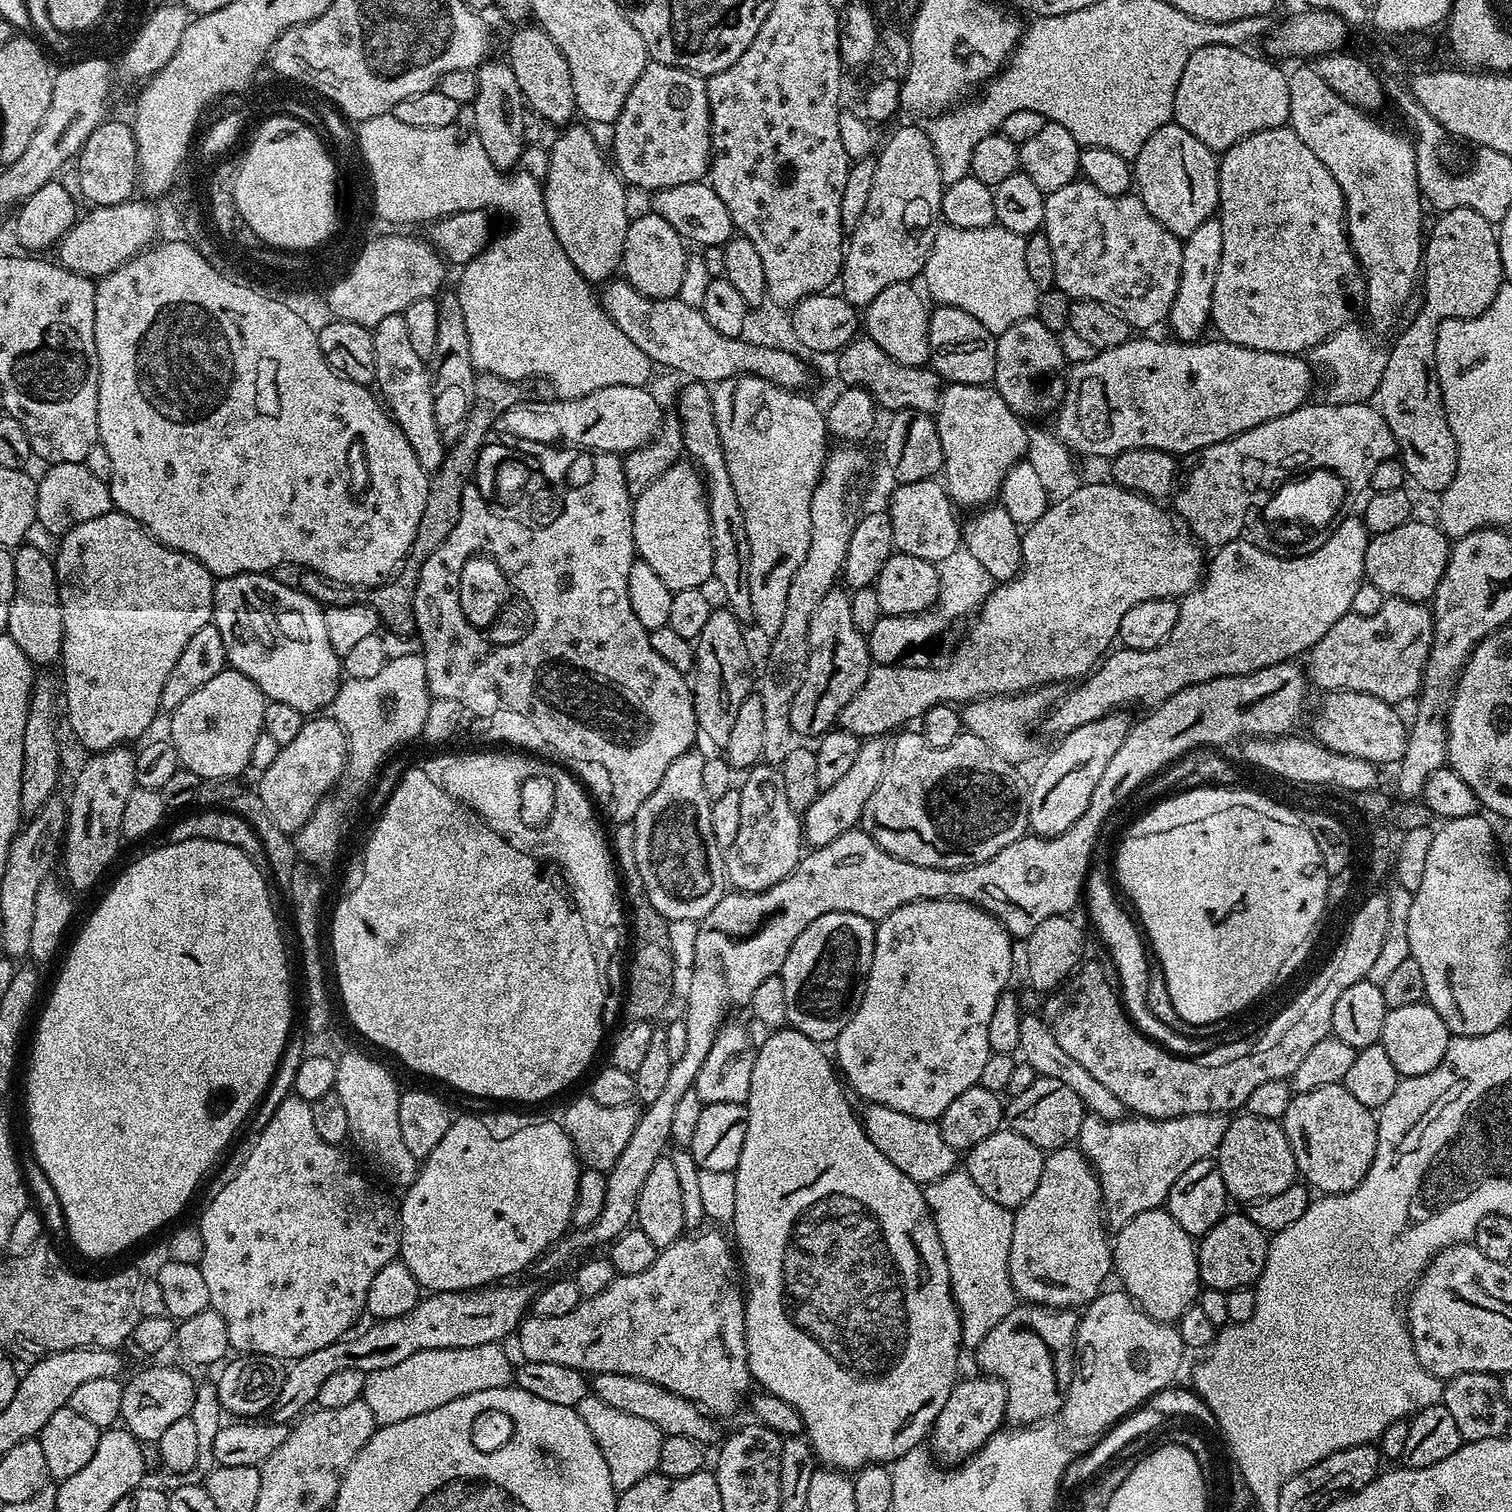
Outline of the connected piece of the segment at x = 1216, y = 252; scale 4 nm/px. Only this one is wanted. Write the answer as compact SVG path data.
M1219 219L1202 222L1194 234L1183 237L1182 274L1178 282L1178 294L1168 311L1167 327L1172 327L1171 335L1181 342L1196 342L1205 335L1204 327L1209 327L1212 319L1212 299L1214 298L1214 278L1222 262L1222 226Z

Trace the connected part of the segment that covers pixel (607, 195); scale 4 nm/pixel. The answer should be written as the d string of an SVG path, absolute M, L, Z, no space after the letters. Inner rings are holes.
M576 122L565 127L561 131L564 133L550 144L550 174L542 182L544 205L550 226L554 226L554 234L558 234L558 242L562 242L562 250L566 250L566 258L574 262L578 274L582 274L589 284L600 286L617 275L624 259L626 230L630 223L628 196L624 193L626 185L623 179L609 159L600 153L600 148L592 137L593 129L580 124Z

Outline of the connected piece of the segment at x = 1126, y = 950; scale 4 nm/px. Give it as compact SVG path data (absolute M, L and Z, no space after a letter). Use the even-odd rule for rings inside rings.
M1101 836L1096 840L1092 849L1092 863L1089 865L1088 876L1085 880L1084 907L1086 906L1103 944L1107 947L1106 950L1119 976L1119 978L1116 978L1116 982L1119 986L1118 991L1121 1003L1124 1005L1124 1011L1137 1031L1144 1033L1148 1039L1155 1040L1160 1047L1168 1049L1172 1055L1191 1058L1206 1054L1214 1047L1213 1041L1208 1041L1204 1036L1198 1037L1197 1040L1191 1040L1190 1037L1183 1036L1178 1029L1163 1024L1150 1008L1148 1000L1150 966L1146 962L1148 950L1144 945L1141 929L1137 927L1133 915L1123 904L1123 901L1118 900L1119 895L1112 879L1111 850L1111 846L1110 848L1108 846L1107 837Z

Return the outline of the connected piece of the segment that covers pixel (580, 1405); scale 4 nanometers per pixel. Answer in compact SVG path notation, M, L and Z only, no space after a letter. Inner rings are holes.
M591 1394L582 1398L582 1402L578 1402L575 1409L580 1416L581 1425L590 1430L602 1458L606 1458L606 1470L610 1470L612 1489L617 1494L630 1490L630 1486L634 1486L634 1482L640 1482L642 1478L651 1476L657 1471L659 1451L662 1450L665 1435L658 1430L658 1426L654 1426L654 1422L645 1422L644 1419L637 1418L635 1414L626 1414L622 1410L614 1410L614 1406L606 1406L606 1402L602 1402L602 1398Z

